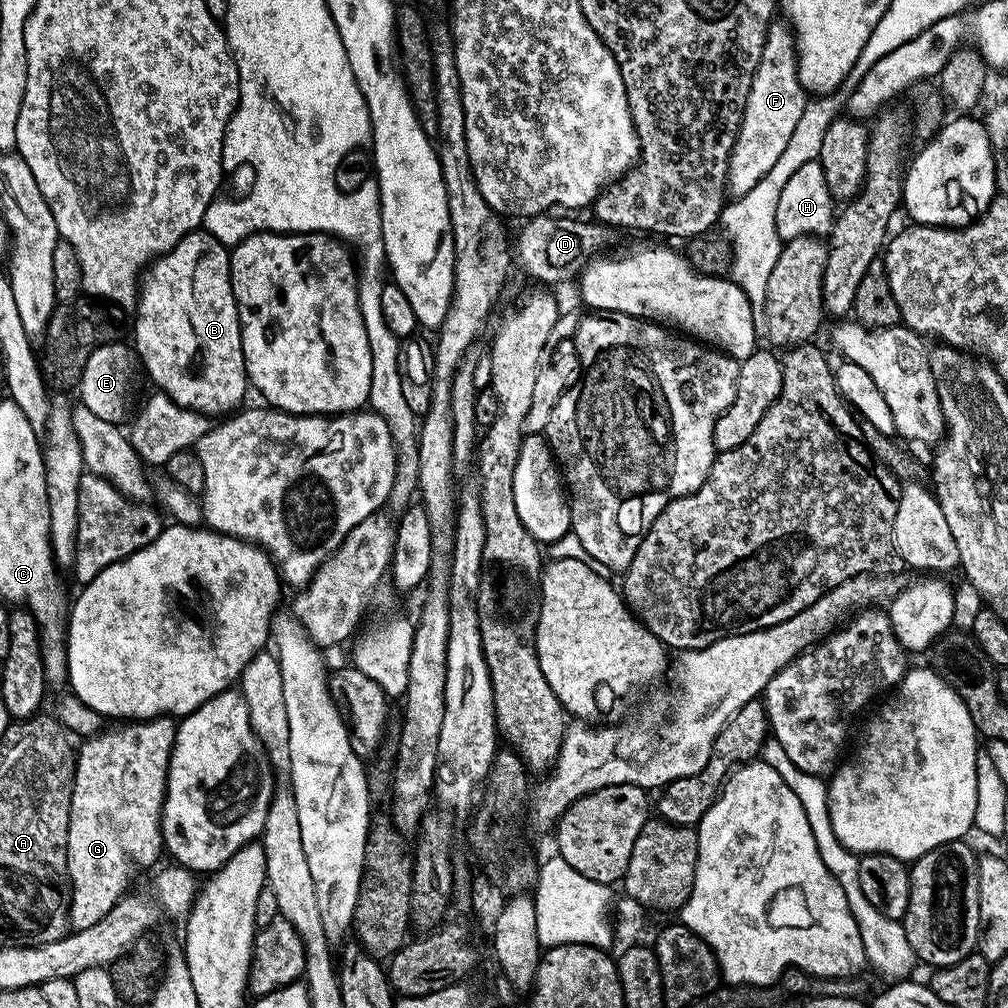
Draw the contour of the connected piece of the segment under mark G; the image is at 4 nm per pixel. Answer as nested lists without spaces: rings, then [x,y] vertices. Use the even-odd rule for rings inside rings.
[[[156,716],[153,720],[139,722],[120,722],[117,728],[105,727],[95,735],[87,737],[84,744],[79,745],[76,757],[76,773],[72,779],[72,797],[70,798],[70,826],[68,827],[68,882],[70,885],[70,899],[68,901],[68,919],[73,929],[94,926],[98,918],[106,918],[110,910],[119,900],[124,899],[129,891],[128,883],[132,880],[132,867],[136,860],[140,864],[152,864],[159,858],[164,848],[164,838],[160,831],[160,814],[164,811],[164,792],[168,789],[168,760],[172,757],[172,745],[176,742],[177,721],[173,717]]]

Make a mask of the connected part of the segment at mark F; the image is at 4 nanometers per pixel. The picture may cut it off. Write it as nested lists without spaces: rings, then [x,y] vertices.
[[[776,23],[768,25],[762,58],[758,62],[758,70],[754,70],[754,82],[750,86],[740,129],[728,159],[727,191],[733,197],[746,194],[757,182],[762,182],[766,174],[770,174],[770,169],[774,167],[774,162],[778,162],[782,150],[786,150],[790,134],[794,134],[794,126],[798,126],[798,118],[802,118],[806,103],[806,93],[800,85],[796,65],[796,37],[787,23]]]

